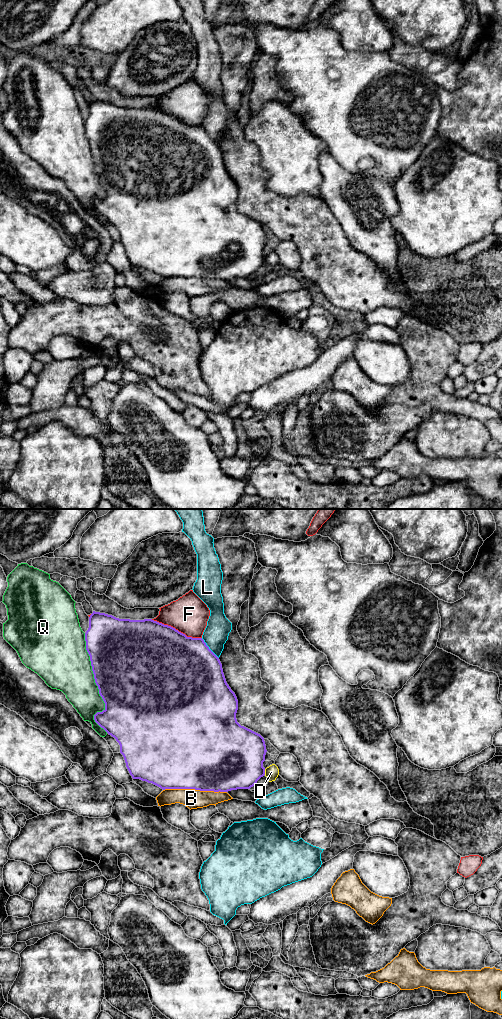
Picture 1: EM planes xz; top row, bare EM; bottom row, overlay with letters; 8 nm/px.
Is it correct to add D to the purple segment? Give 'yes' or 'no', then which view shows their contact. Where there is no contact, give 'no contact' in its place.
no; meets purple in xz

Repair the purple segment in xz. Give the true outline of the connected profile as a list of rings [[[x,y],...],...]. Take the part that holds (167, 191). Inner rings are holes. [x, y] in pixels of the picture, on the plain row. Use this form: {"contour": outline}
{"contour": [[[93,99],[85,129],[95,171],[105,191],[105,197],[97,200],[94,208],[119,231],[133,267],[152,271],[163,278],[228,280],[250,277],[265,263],[264,226],[237,210],[237,185],[226,170],[219,146],[202,126],[187,125],[152,107],[119,107]]]}

